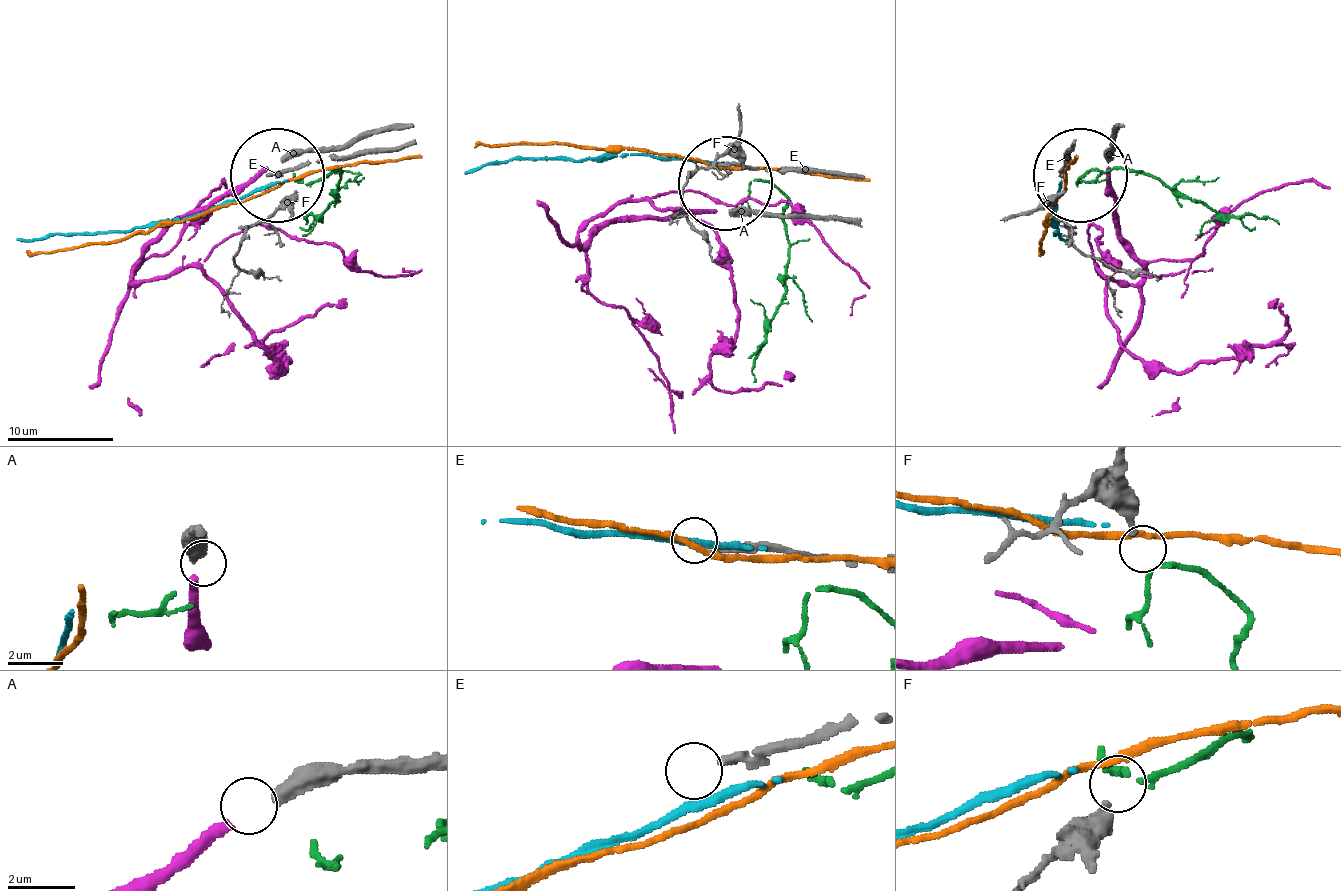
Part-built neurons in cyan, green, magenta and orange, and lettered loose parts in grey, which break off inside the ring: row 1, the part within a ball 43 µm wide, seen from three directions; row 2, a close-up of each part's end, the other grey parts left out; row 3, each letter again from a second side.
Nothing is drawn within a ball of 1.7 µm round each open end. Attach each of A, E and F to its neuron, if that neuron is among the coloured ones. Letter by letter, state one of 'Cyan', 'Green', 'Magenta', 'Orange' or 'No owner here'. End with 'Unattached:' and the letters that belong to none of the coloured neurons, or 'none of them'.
A: Magenta
E: No owner here
F: Green
Unattached: E

